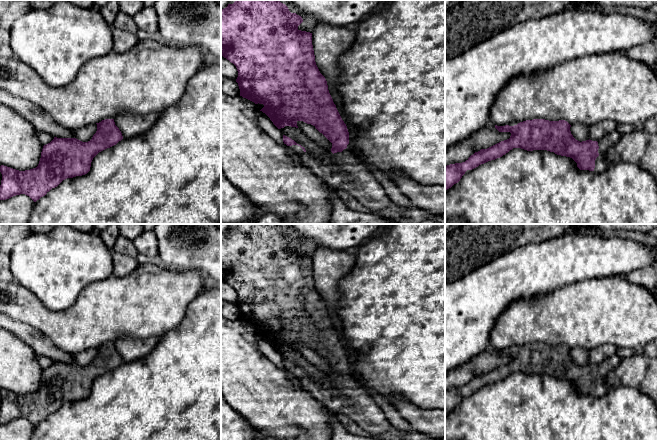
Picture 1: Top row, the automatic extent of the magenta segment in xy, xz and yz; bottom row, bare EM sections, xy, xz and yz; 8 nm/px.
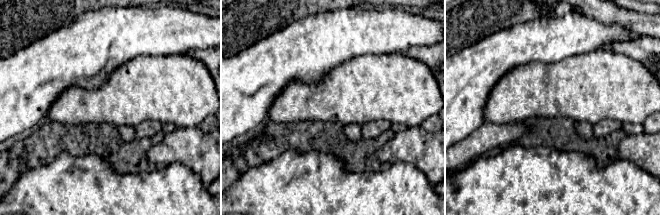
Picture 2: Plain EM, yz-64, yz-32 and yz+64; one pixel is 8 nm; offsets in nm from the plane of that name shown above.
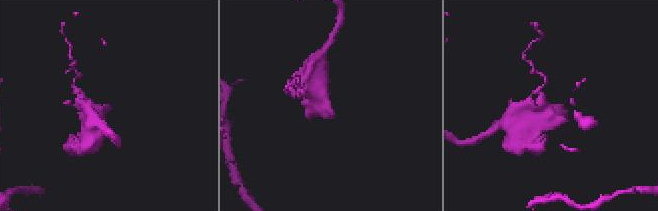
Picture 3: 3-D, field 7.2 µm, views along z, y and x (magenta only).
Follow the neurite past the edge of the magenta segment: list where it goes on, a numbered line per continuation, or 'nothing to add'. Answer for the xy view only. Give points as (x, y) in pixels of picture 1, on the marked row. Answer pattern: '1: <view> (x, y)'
nothing to add

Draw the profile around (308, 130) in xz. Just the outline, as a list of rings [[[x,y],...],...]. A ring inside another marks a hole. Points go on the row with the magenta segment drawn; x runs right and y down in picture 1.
[[[297,121],[297,126],[307,138],[314,141],[321,148],[331,151],[332,143],[315,126],[303,121]]]

